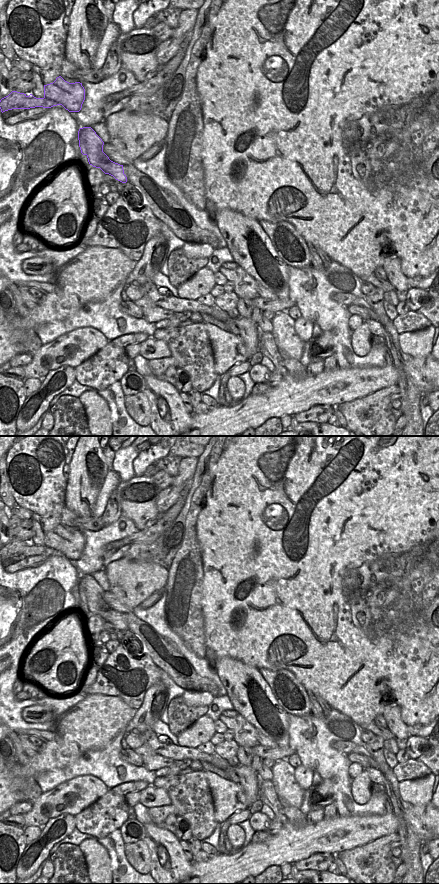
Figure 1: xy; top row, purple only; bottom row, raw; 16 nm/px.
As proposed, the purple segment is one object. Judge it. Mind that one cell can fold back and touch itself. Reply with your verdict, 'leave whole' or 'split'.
split

